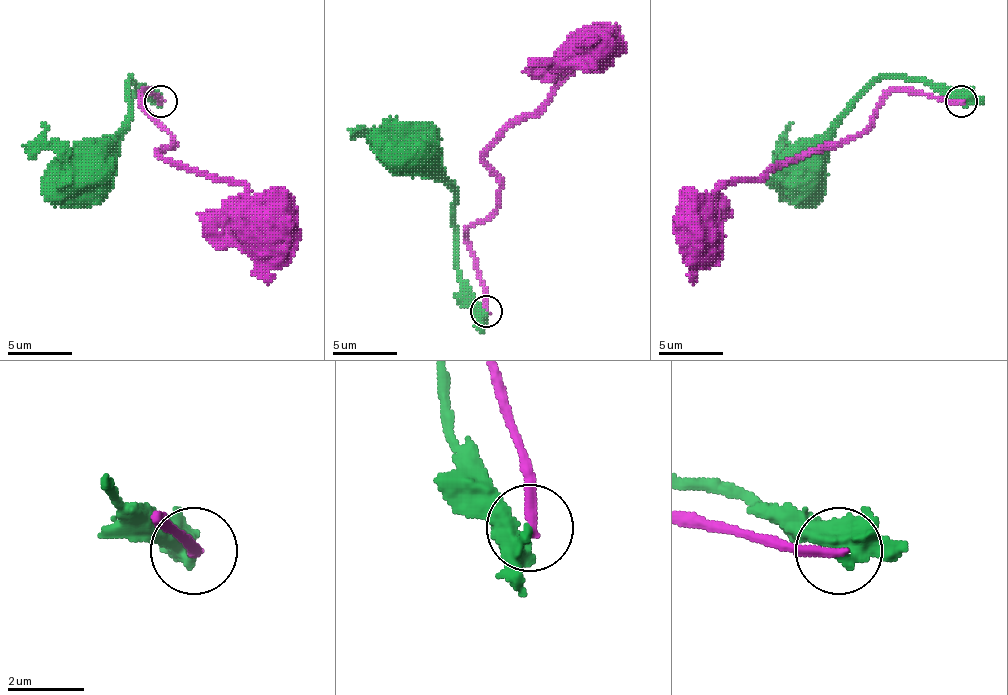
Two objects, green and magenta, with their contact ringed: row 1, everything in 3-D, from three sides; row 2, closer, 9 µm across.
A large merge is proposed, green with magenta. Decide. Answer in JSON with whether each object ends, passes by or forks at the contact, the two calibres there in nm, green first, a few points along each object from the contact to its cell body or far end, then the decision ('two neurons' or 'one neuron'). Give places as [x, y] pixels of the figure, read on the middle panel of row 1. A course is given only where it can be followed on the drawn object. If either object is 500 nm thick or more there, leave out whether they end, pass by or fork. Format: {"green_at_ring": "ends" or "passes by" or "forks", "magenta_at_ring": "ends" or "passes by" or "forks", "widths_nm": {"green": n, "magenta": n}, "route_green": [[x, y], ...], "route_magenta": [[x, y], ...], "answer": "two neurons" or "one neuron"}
{"green_at_ring": "ends", "magenta_at_ring": "ends", "widths_nm": {"green": 420, "magenta": 280}, "route_green": [[487, 310], [461, 281], [454, 187], [438, 171], [435, 155], [416, 136], [413, 136], [406, 149]], "route_magenta": [[487, 310], [487, 287], [477, 268], [467, 229], [496, 207], [500, 174], [483, 152], [535, 110], [590, 52]], "answer": "two neurons"}

